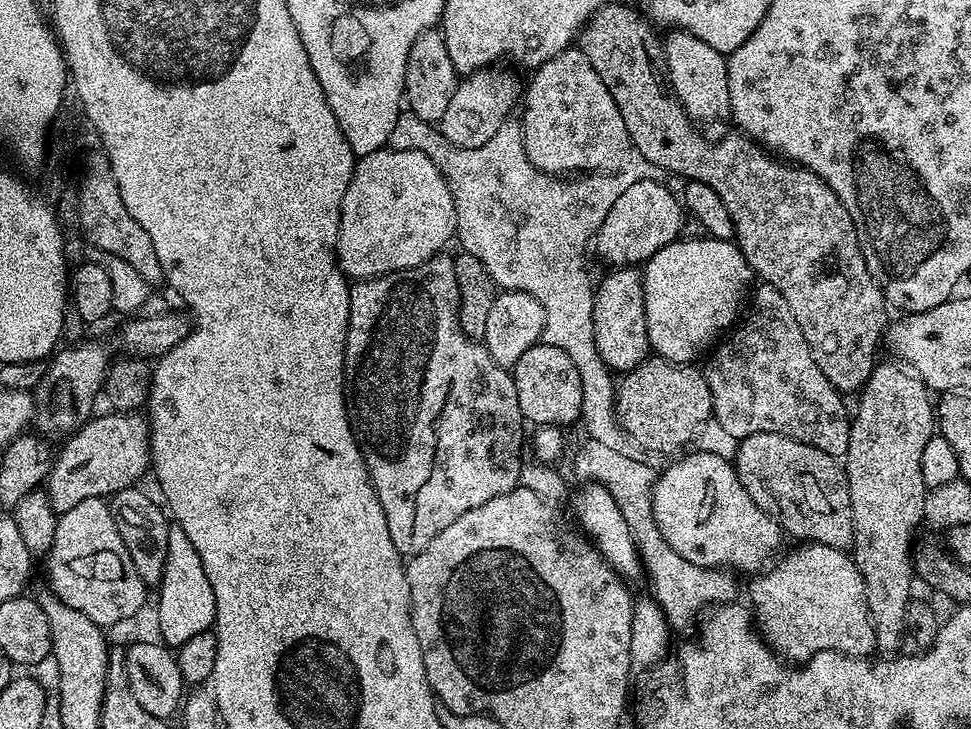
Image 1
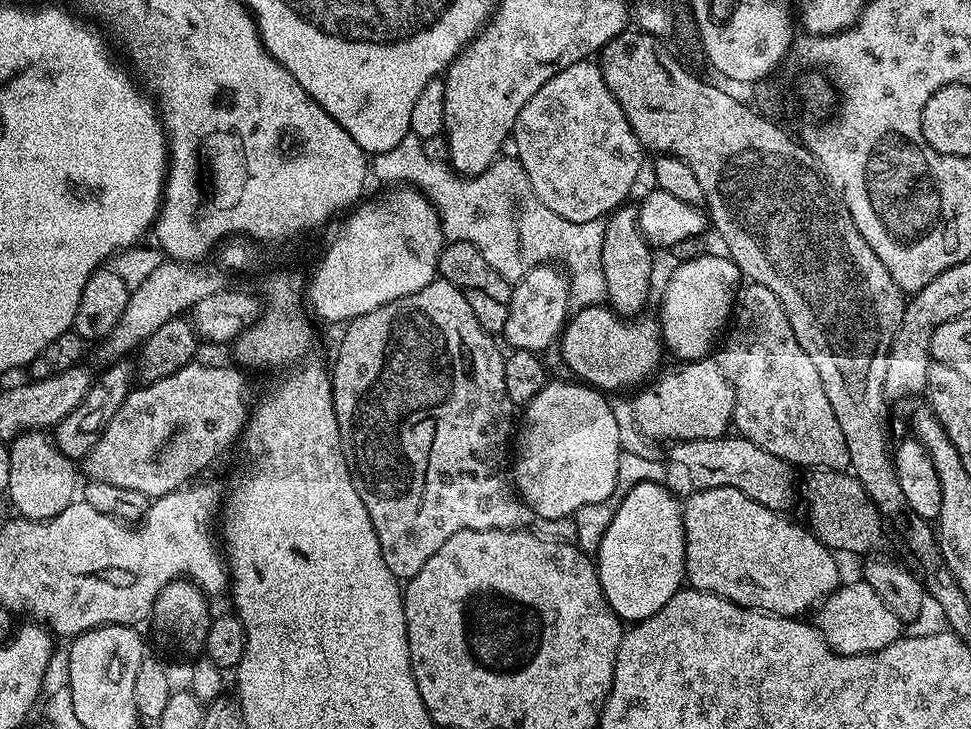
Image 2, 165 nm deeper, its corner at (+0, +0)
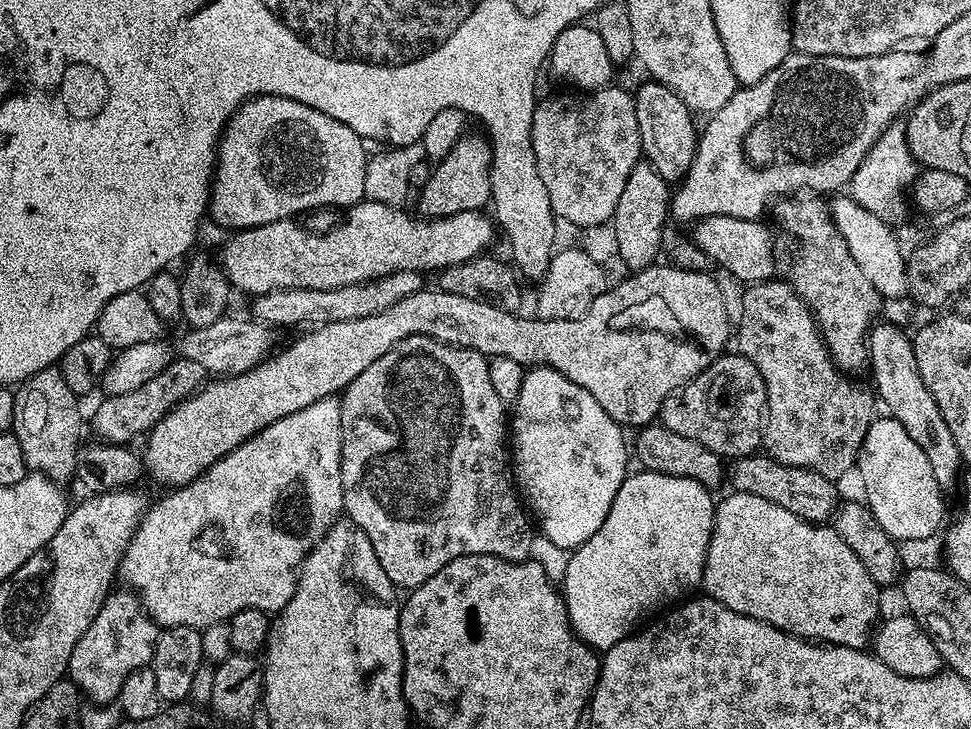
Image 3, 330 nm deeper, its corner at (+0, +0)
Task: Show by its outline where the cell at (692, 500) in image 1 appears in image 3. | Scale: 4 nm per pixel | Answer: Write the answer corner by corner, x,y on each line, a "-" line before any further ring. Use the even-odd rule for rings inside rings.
735,490
729,493
724,501
715,505
715,524
705,558
703,591
722,602
722,606
755,620
765,620
791,636
863,649
881,619
882,588
870,578
866,566
858,562
858,554
838,538
835,527
811,524
809,520
798,518
798,514
790,514
790,510
782,510
782,506
754,494

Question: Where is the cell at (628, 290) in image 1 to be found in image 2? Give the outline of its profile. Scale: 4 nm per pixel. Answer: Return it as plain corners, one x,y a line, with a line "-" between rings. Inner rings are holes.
621,206
604,220
604,237
602,238
602,275
606,278
606,304
618,316
635,318
645,311
644,303
648,300
648,291
652,288
653,249
644,239
640,229
640,214
635,207

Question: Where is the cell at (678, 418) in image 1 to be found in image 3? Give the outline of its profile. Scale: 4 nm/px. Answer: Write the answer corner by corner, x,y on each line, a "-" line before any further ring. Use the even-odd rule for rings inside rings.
725,354
706,365
702,374
698,374
684,385
679,392
674,393
660,408
659,423
674,430
693,442
701,443
706,450
721,458
739,458
751,456
761,447
764,438
764,421
768,411
766,386
762,374
758,374
758,366
739,354

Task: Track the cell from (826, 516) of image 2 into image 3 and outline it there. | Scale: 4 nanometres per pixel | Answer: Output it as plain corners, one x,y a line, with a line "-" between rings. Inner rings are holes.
767,454
741,456
730,468
731,487
737,492
754,494
758,498
766,498
782,510
790,510
790,514
798,514
798,518
809,520
811,524
824,524
833,519
838,507
836,500
837,485
818,474
813,468
786,466

